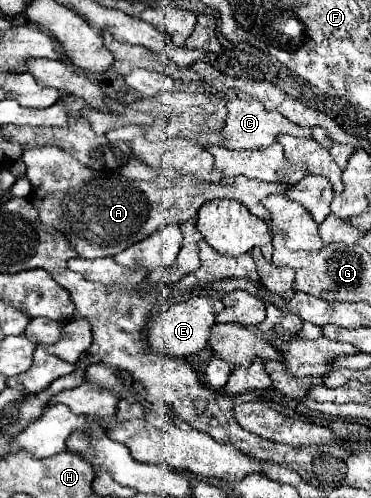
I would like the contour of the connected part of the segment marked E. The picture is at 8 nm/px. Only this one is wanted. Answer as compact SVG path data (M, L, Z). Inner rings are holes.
M197 295L197 297L191 297L187 301L171 305L167 311L163 311L155 319L155 325L149 331L151 349L155 353L165 355L165 357L179 357L179 359L189 357L189 355L197 355L199 351L207 349L209 333L215 325L215 317L221 309L225 309L225 305L215 295Z

